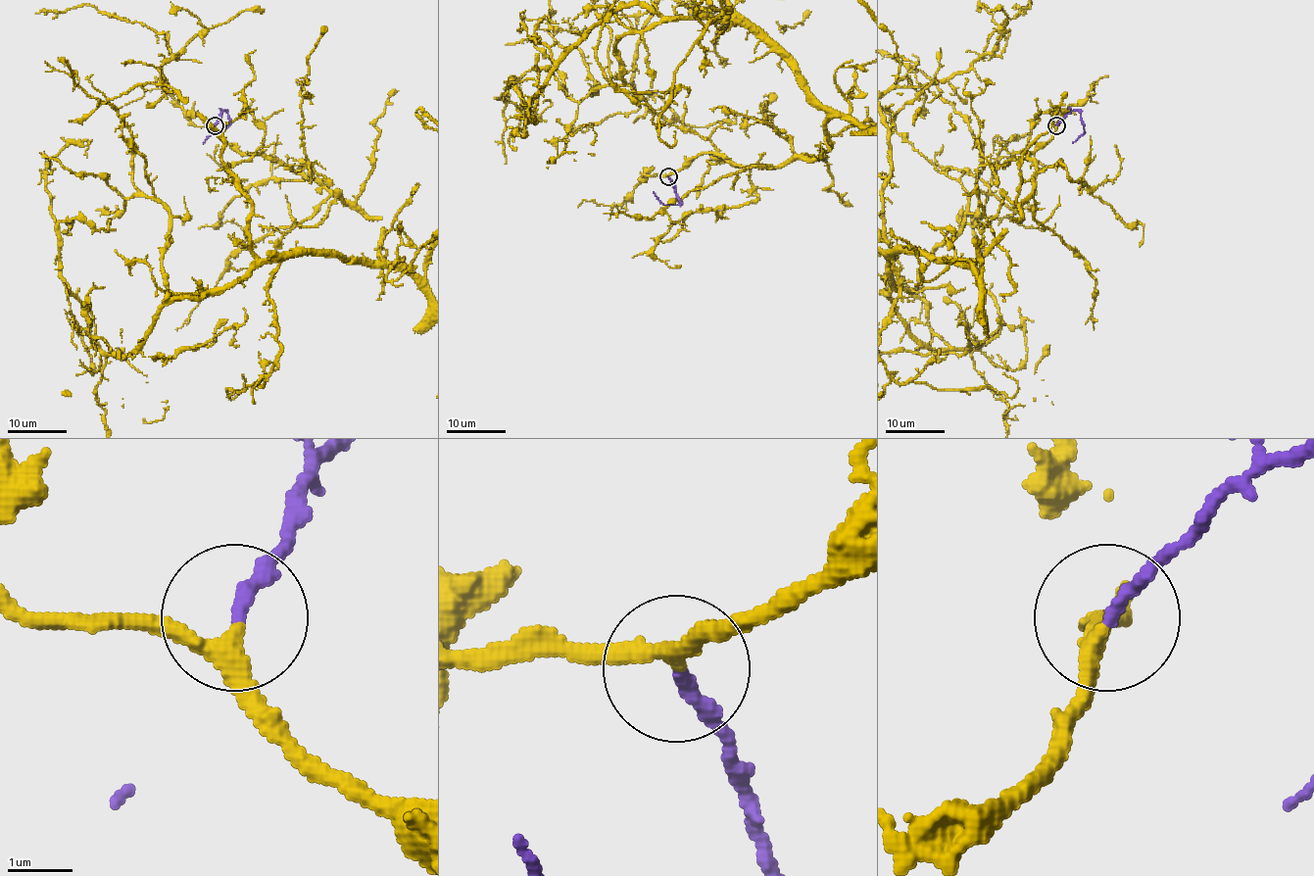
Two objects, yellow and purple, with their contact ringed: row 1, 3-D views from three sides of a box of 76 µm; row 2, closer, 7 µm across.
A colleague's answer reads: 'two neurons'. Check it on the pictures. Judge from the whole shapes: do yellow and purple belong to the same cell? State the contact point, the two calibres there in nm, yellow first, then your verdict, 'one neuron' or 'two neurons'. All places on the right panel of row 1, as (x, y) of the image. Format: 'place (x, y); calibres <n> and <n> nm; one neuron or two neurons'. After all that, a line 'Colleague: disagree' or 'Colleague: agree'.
place (1056, 125); calibres 260 and 200 nm; one neuron
Colleague: disagree

